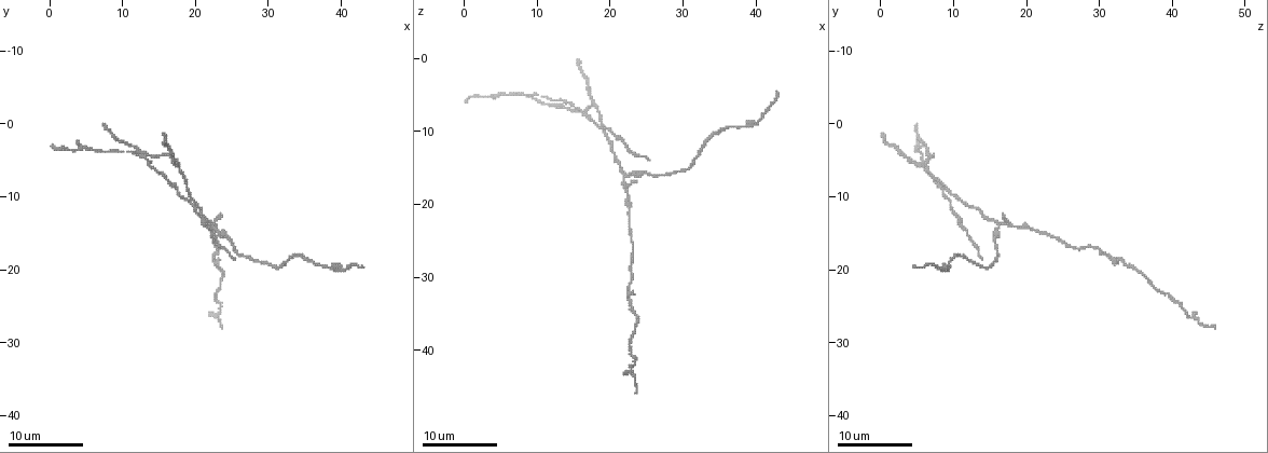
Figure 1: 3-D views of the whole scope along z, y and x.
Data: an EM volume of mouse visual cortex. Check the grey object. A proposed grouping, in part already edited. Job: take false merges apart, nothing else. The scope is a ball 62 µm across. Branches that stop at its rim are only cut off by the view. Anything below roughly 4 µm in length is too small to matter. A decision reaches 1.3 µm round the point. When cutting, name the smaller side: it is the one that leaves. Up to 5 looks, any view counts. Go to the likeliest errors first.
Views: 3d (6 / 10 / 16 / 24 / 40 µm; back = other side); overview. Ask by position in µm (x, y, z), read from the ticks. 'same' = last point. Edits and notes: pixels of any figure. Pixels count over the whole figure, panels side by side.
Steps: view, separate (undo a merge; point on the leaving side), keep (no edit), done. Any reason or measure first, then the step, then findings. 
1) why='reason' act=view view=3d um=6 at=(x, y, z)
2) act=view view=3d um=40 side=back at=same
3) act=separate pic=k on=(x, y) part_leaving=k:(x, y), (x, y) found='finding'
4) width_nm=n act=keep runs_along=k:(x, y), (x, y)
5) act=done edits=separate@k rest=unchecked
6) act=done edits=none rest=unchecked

why='branch point' act=view view=3d um=6 at=(13.0, 4.5, 5.5)

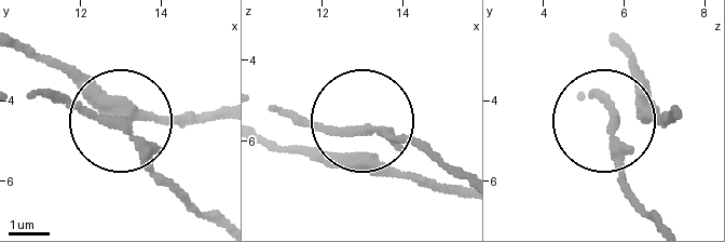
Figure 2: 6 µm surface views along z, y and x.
arms=3 act=keep found='all the same neuron'

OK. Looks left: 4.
why='three-way junction' act=view view=3d um=10 at=(17.5, 5.5, 6.0)

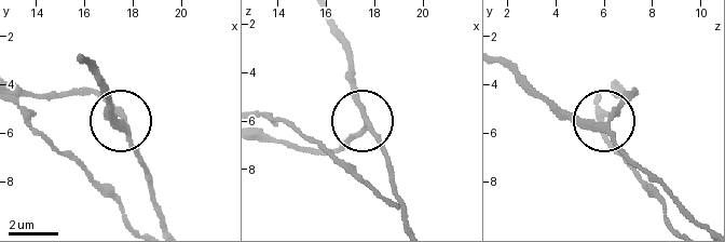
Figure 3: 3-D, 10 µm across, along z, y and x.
arms=3 act=separate pic=3 on=(110, 112) part_leaving=3:(121, 130), (107, 86), (84, 59) found='a second neuron is stuck on'

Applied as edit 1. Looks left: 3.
why='branch point' act=view view=3d um=16 at=(22.5, 14.0, 16.5)

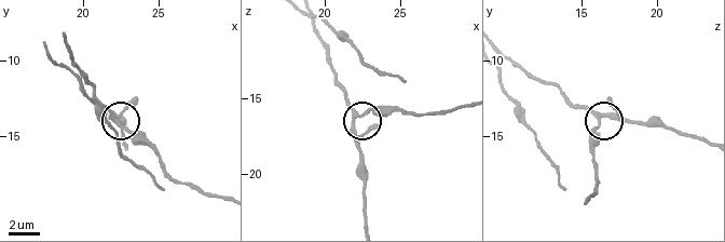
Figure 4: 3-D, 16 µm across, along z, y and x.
act=view view=3d um=16 side=back at=(22.2, 13.8, 16.0)

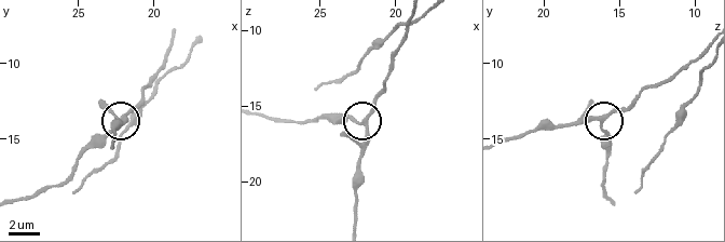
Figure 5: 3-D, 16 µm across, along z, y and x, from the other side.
arms=3 act=keep runs_along=5:(139, 99), (95, 147) found='all the same neuron'

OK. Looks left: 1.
act=done edits=separate@3 rest=unchecked

